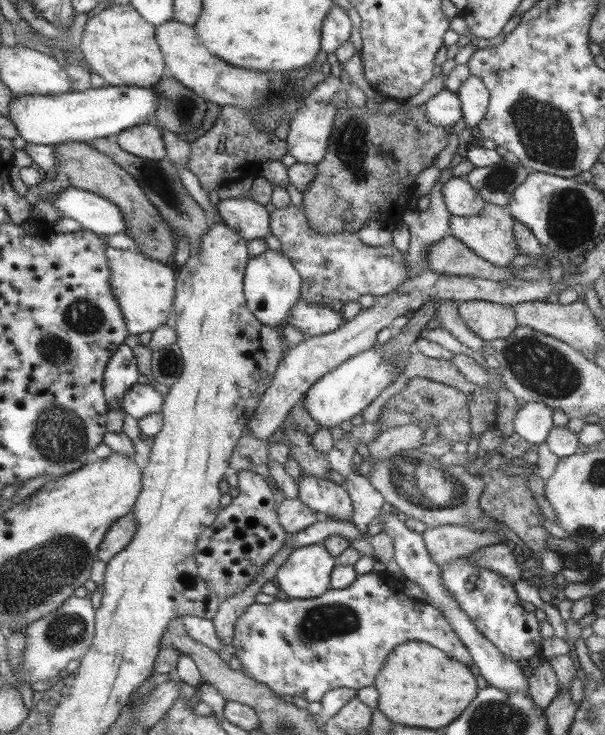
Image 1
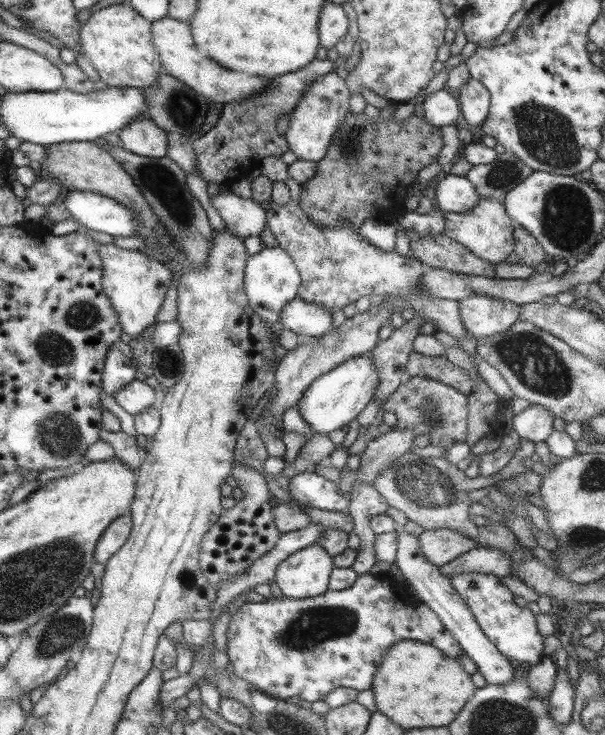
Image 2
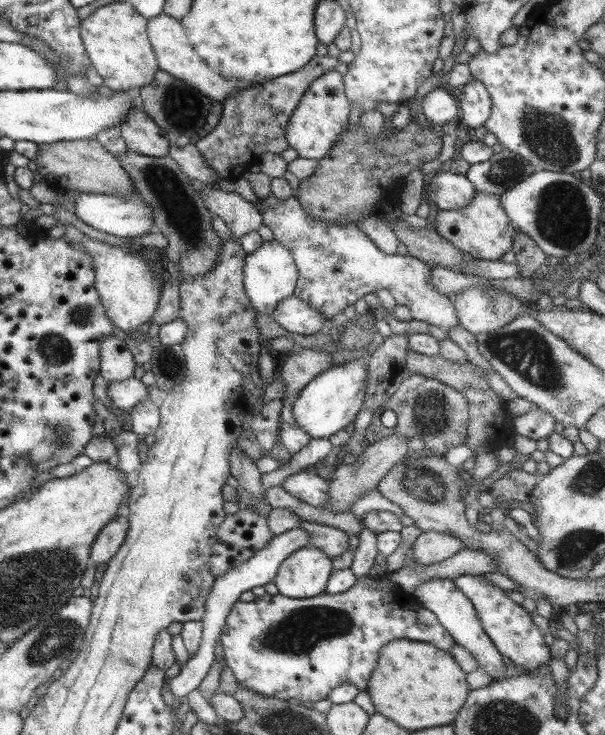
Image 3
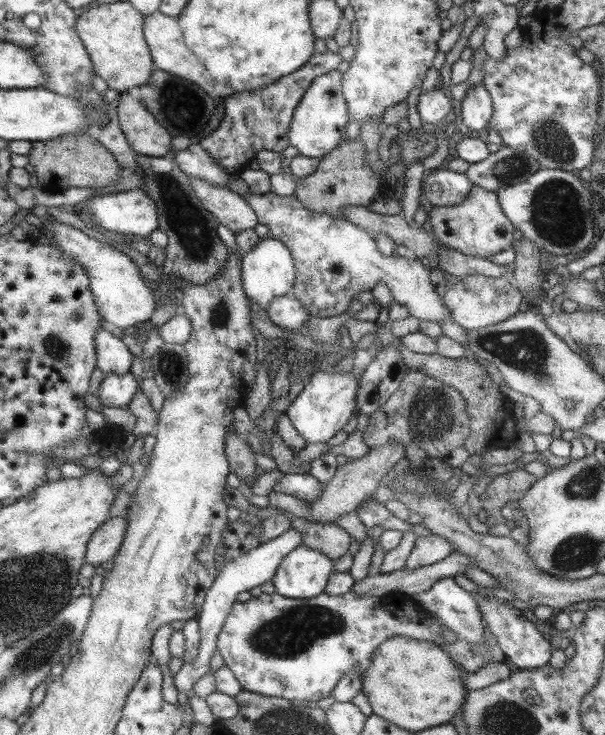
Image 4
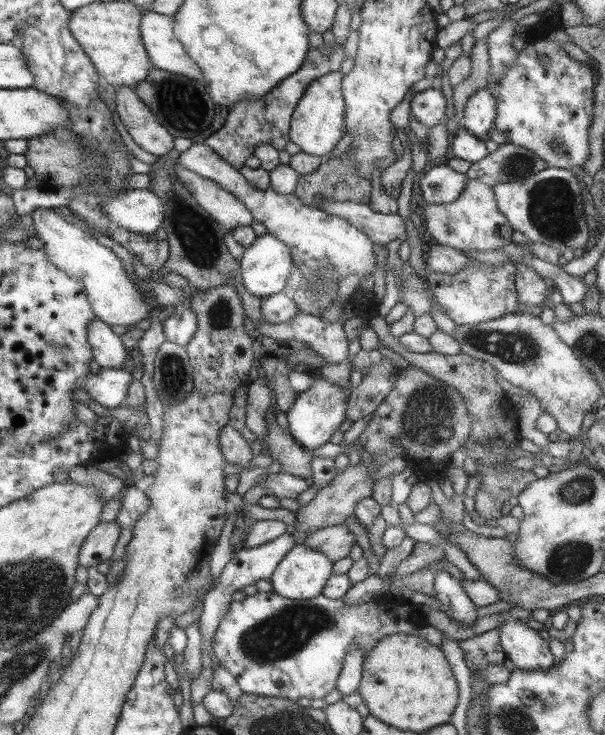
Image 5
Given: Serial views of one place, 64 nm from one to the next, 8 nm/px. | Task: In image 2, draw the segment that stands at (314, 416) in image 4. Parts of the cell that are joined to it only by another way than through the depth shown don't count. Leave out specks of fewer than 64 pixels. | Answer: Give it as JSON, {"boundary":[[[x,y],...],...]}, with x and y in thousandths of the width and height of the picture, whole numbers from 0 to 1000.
{"boundary":[[[610,480],[592,483],[564,493],[512,520],[489,547],[491,561],[517,590],[542,592],[569,580],[575,581],[577,574],[592,566],[615,540],[623,518],[621,503],[613,495]]]}

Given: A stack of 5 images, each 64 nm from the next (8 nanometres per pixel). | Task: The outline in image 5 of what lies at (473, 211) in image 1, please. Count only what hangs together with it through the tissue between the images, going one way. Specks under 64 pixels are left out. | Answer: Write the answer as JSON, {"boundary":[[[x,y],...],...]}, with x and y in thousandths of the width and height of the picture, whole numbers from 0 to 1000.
{"boundary":[[[740,224],[714,226],[693,244],[694,273],[702,278],[736,278],[757,268],[764,253],[769,253],[769,237],[747,231]]]}

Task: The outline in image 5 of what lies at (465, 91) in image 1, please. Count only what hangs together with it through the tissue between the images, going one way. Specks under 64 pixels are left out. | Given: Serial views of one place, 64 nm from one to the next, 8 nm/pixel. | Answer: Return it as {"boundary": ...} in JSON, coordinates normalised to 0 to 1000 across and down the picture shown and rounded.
{"boundary":[[[805,121],[782,127],[769,139],[765,148],[765,171],[783,186],[798,185],[815,174],[820,156],[818,139]]]}

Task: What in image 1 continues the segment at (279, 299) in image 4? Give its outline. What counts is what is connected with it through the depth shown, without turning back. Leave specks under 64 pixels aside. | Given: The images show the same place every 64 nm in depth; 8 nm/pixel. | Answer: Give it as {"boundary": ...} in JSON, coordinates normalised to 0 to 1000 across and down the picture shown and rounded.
{"boundary":[[[494,407],[478,418],[469,441],[479,441],[502,457],[527,457],[554,449],[572,433],[560,431],[564,429],[569,429],[569,426],[557,427],[547,422],[547,418],[540,418],[539,415],[512,415]]]}

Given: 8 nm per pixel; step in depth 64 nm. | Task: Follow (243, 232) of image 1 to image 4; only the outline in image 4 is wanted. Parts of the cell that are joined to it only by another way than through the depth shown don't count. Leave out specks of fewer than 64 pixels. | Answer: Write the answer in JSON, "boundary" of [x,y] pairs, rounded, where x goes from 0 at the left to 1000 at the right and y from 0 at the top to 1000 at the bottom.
{"boundary":[[[322,241],[307,242],[332,280],[382,317],[395,318],[402,313],[421,310],[421,305],[426,305],[423,291],[392,263]]]}

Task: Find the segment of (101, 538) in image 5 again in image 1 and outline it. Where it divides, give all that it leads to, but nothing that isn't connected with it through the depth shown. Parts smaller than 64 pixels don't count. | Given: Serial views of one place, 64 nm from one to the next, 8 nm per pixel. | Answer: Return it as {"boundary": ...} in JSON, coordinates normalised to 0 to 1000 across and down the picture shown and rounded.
{"boundary":[[[218,695],[190,707],[190,710],[180,716],[164,739],[159,762],[177,766],[190,754],[195,754],[215,736],[223,717]]]}

